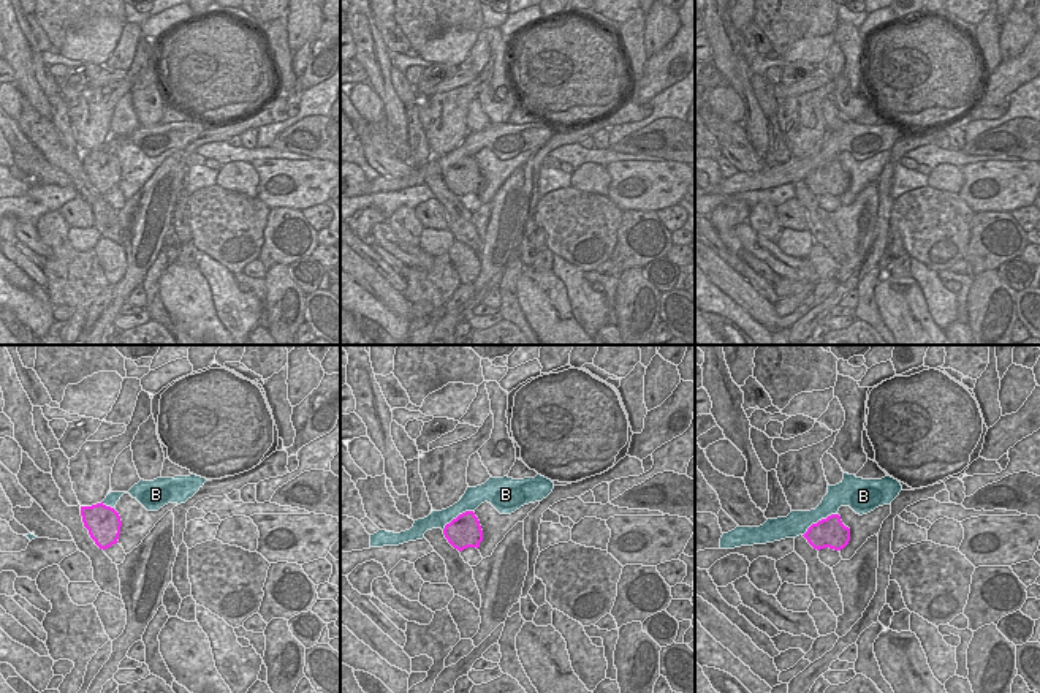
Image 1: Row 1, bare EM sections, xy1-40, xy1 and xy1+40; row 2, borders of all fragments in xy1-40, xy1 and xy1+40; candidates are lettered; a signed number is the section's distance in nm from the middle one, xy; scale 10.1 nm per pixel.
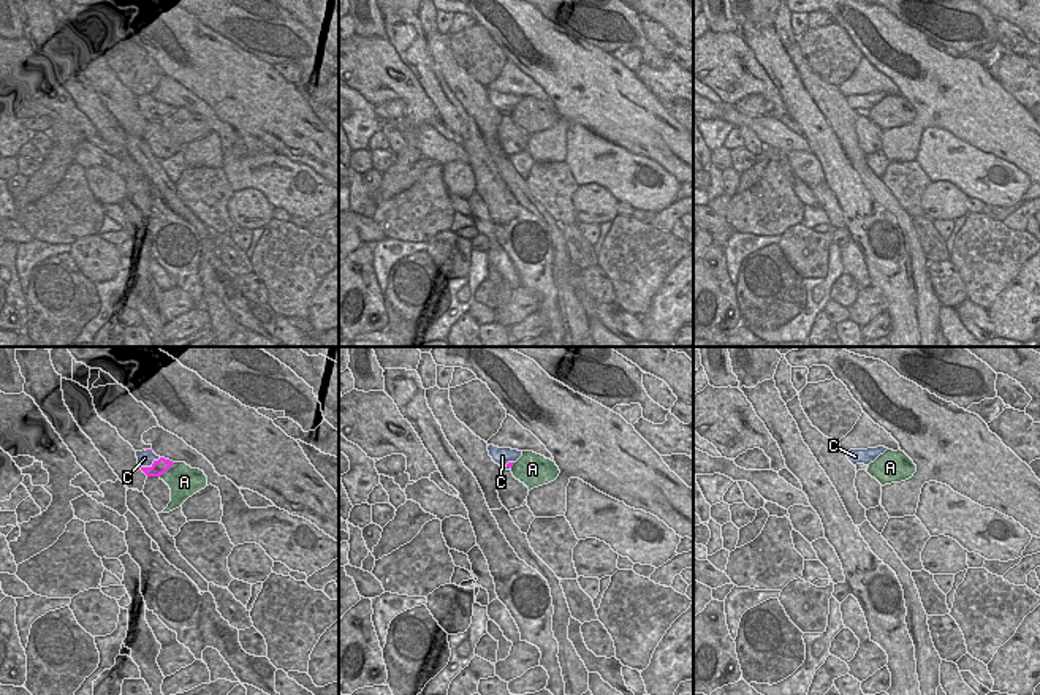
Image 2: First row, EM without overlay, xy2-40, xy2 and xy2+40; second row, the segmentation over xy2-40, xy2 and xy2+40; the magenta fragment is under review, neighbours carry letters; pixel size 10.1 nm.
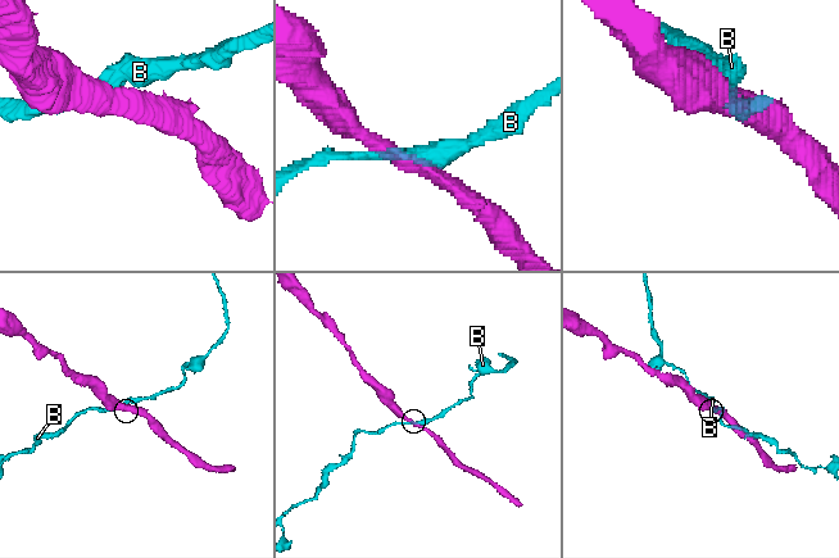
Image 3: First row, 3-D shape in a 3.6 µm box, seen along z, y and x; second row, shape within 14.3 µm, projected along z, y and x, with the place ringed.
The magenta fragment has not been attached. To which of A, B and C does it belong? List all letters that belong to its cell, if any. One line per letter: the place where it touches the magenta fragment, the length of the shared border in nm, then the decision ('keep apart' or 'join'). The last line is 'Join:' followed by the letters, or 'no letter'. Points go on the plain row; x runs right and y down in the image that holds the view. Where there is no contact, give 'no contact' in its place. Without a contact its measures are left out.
A: meets magenta in xy2-40 at (167, 114); contact 220 nm long; join
B: meets magenta in xy1+40 at (819, 166); contact 420 nm long; keep apart
C: meets magenta in xy2-40 at (152, 110); contact 240 nm long; keep apart
Join: A

